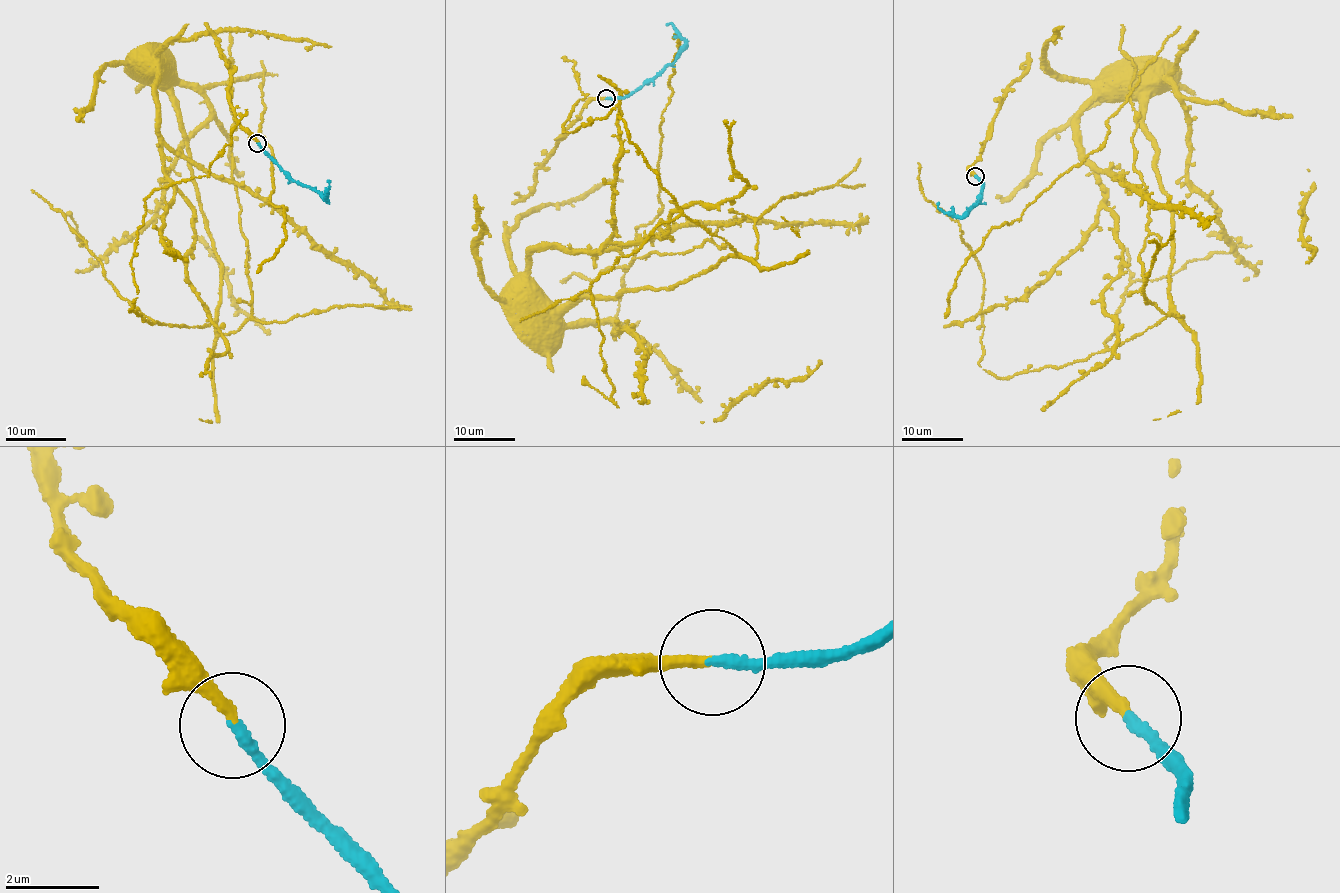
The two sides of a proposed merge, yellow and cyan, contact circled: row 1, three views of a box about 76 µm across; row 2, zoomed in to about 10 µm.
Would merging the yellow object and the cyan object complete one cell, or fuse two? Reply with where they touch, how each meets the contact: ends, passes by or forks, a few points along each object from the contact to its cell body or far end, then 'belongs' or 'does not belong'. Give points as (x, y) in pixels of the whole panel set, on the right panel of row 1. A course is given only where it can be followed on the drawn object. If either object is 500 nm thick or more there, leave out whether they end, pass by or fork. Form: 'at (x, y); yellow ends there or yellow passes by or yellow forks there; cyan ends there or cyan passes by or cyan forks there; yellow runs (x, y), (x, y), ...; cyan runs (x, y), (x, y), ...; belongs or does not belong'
at (975, 176); yellow ends there; cyan ends there; yellow runs (976, 175), (970, 169), (981, 155), (1005, 89), (1032, 60), (1043, 57), (1052, 72), (1080, 81), (1103, 77); cyan runs (976, 175), (983, 184), (979, 198), (964, 215), (941, 210), (938, 203); belongs

